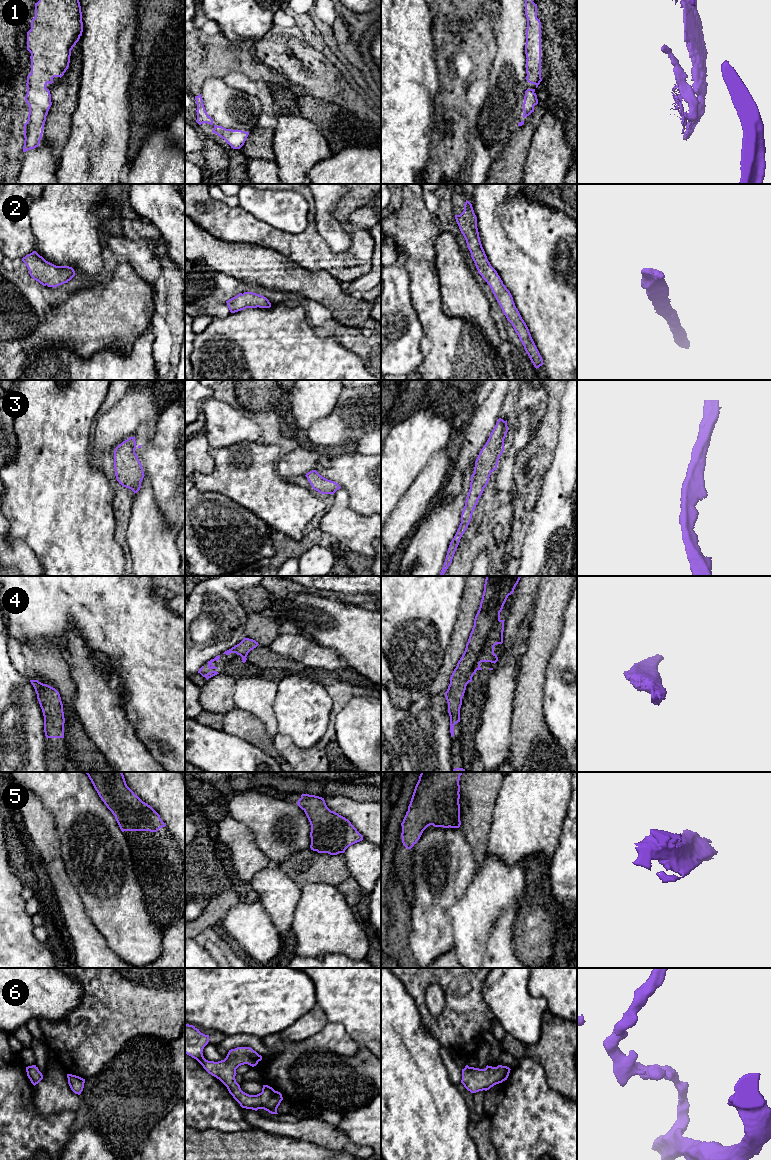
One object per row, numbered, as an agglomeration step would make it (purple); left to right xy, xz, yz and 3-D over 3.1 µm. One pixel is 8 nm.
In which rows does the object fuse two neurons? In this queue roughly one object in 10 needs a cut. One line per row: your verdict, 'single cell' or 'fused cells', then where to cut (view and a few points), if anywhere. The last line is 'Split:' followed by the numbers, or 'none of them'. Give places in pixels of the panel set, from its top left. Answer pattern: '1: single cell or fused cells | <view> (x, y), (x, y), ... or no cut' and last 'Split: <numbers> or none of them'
1: single cell | no cut
2: single cell | no cut
3: single cell | no cut
4: single cell | no cut
5: single cell | no cut
6: single cell | no cut
Split: none of them

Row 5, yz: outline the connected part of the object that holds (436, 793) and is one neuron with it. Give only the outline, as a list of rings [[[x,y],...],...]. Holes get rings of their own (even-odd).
[[[421,772],[408,811],[401,823],[402,843],[411,849],[430,825],[459,828],[460,785],[463,772]]]

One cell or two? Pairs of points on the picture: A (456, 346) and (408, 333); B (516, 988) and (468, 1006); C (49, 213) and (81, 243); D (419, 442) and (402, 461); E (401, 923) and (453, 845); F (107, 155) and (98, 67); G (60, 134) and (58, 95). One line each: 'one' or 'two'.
A: two
B: two
C: one
D: one
E: two
F: one
G: one

